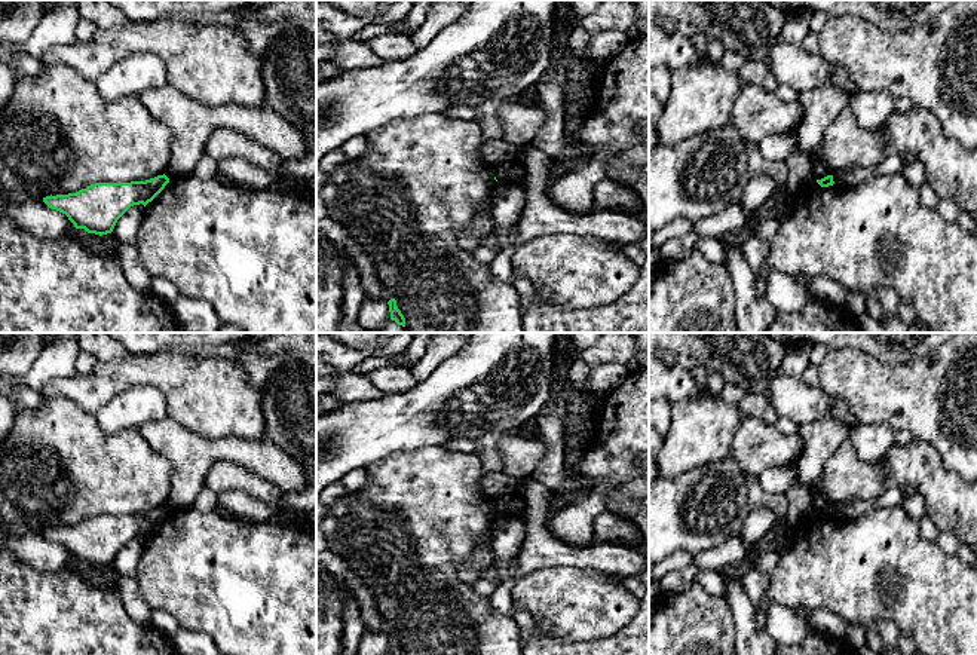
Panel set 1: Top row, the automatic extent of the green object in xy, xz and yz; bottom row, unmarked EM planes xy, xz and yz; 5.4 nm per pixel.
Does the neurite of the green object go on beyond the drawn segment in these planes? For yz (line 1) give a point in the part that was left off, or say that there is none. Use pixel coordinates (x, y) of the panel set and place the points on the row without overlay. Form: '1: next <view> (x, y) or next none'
1: next none

